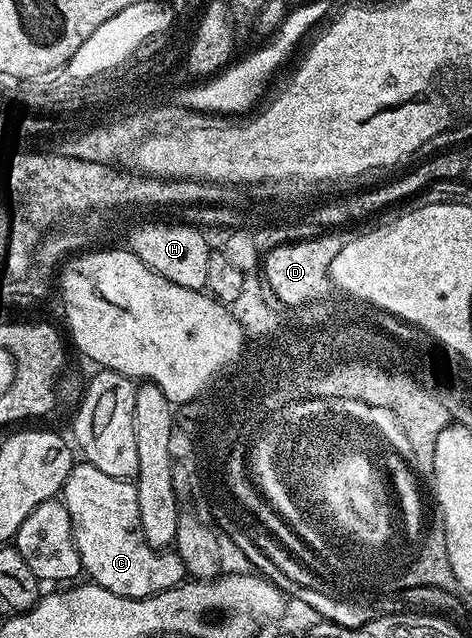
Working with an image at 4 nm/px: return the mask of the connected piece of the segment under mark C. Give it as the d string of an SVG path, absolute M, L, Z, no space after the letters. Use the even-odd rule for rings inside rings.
M78 461L64 481L60 498L68 509L68 517L72 517L72 537L89 582L98 583L108 589L108 593L116 593L125 599L149 599L170 587L177 587L187 578L186 567L178 554L170 549L158 550L148 545L140 525L140 501L136 501L136 489L131 480L108 477L108 473L96 469L96 465Z

